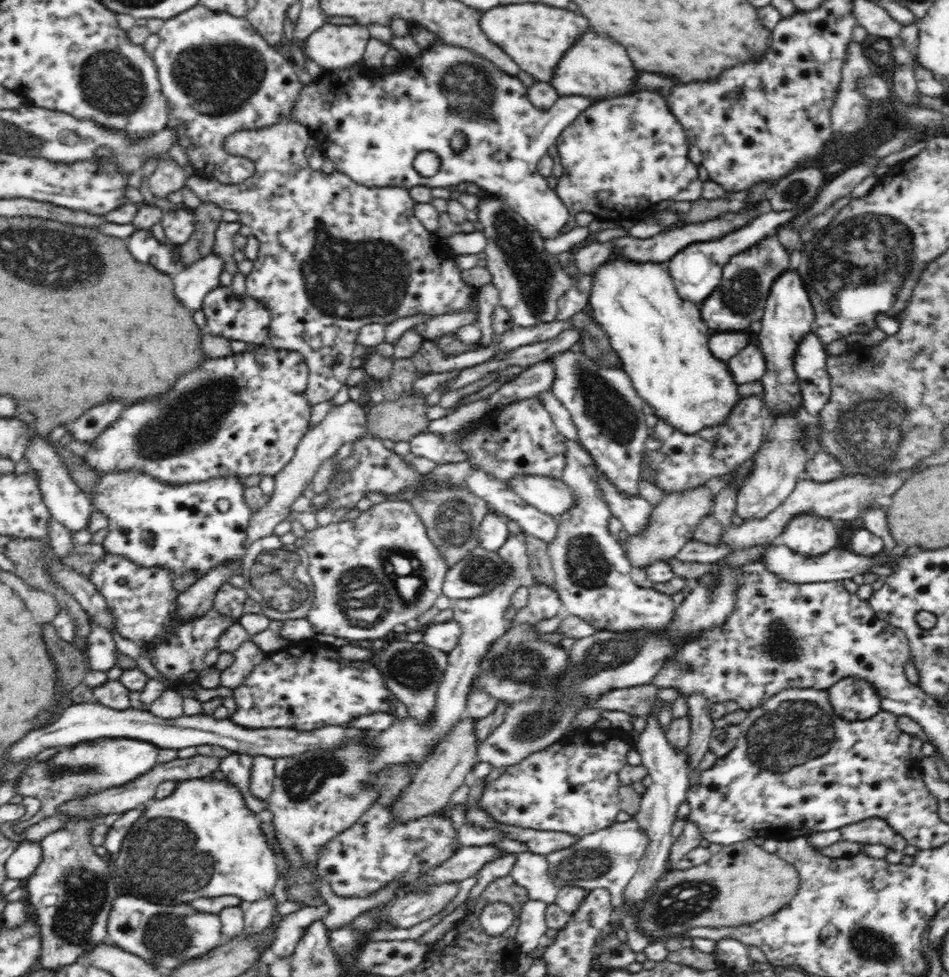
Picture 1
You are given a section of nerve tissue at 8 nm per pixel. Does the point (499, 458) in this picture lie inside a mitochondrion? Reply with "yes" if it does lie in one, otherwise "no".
no

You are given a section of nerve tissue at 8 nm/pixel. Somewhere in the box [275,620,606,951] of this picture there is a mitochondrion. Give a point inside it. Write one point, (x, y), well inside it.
(301, 782)

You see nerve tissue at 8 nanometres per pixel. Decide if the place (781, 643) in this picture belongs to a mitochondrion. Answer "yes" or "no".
yes

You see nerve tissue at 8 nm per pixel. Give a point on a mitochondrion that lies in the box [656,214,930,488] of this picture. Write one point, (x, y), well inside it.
(874, 428)

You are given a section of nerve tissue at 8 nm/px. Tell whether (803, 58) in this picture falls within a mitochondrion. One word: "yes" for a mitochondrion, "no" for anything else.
no

